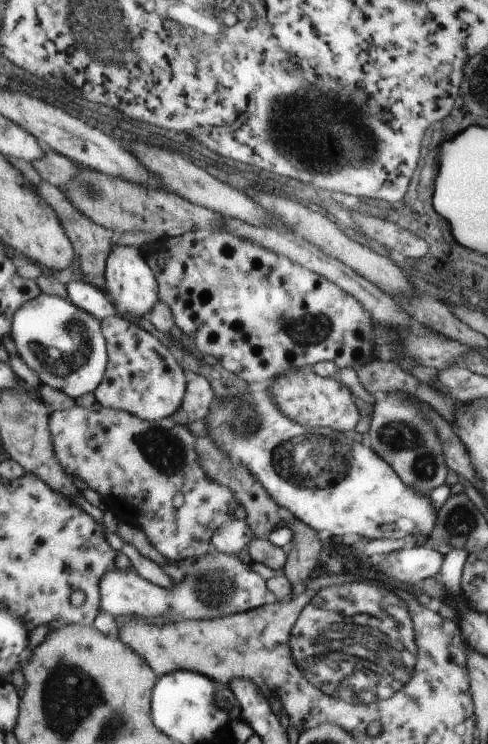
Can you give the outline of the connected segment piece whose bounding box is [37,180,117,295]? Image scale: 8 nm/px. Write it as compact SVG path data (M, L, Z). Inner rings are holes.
M43 180L40 186L37 186L41 192L41 196L57 211L61 216L62 224L76 248L76 256L78 263L82 267L85 275L91 275L95 285L100 289L104 289L109 295L107 290L107 262L108 257L114 250L117 235L111 229L106 229L104 226L96 223L88 215L82 213L70 200L68 194L62 191L59 187L52 185Z

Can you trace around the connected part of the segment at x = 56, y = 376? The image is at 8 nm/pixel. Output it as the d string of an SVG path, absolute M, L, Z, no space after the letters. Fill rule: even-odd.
M43 294L28 302L16 314L11 337L18 353L36 372L42 385L49 385L78 400L95 393L105 381L109 366L109 340L105 336L103 322L69 298Z

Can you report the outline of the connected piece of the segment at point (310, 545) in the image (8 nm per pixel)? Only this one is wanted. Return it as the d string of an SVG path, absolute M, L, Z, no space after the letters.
M294 518L287 526L294 532L294 539L288 548L288 562L284 568L292 588L297 584L305 584L317 566L322 543L317 533Z

